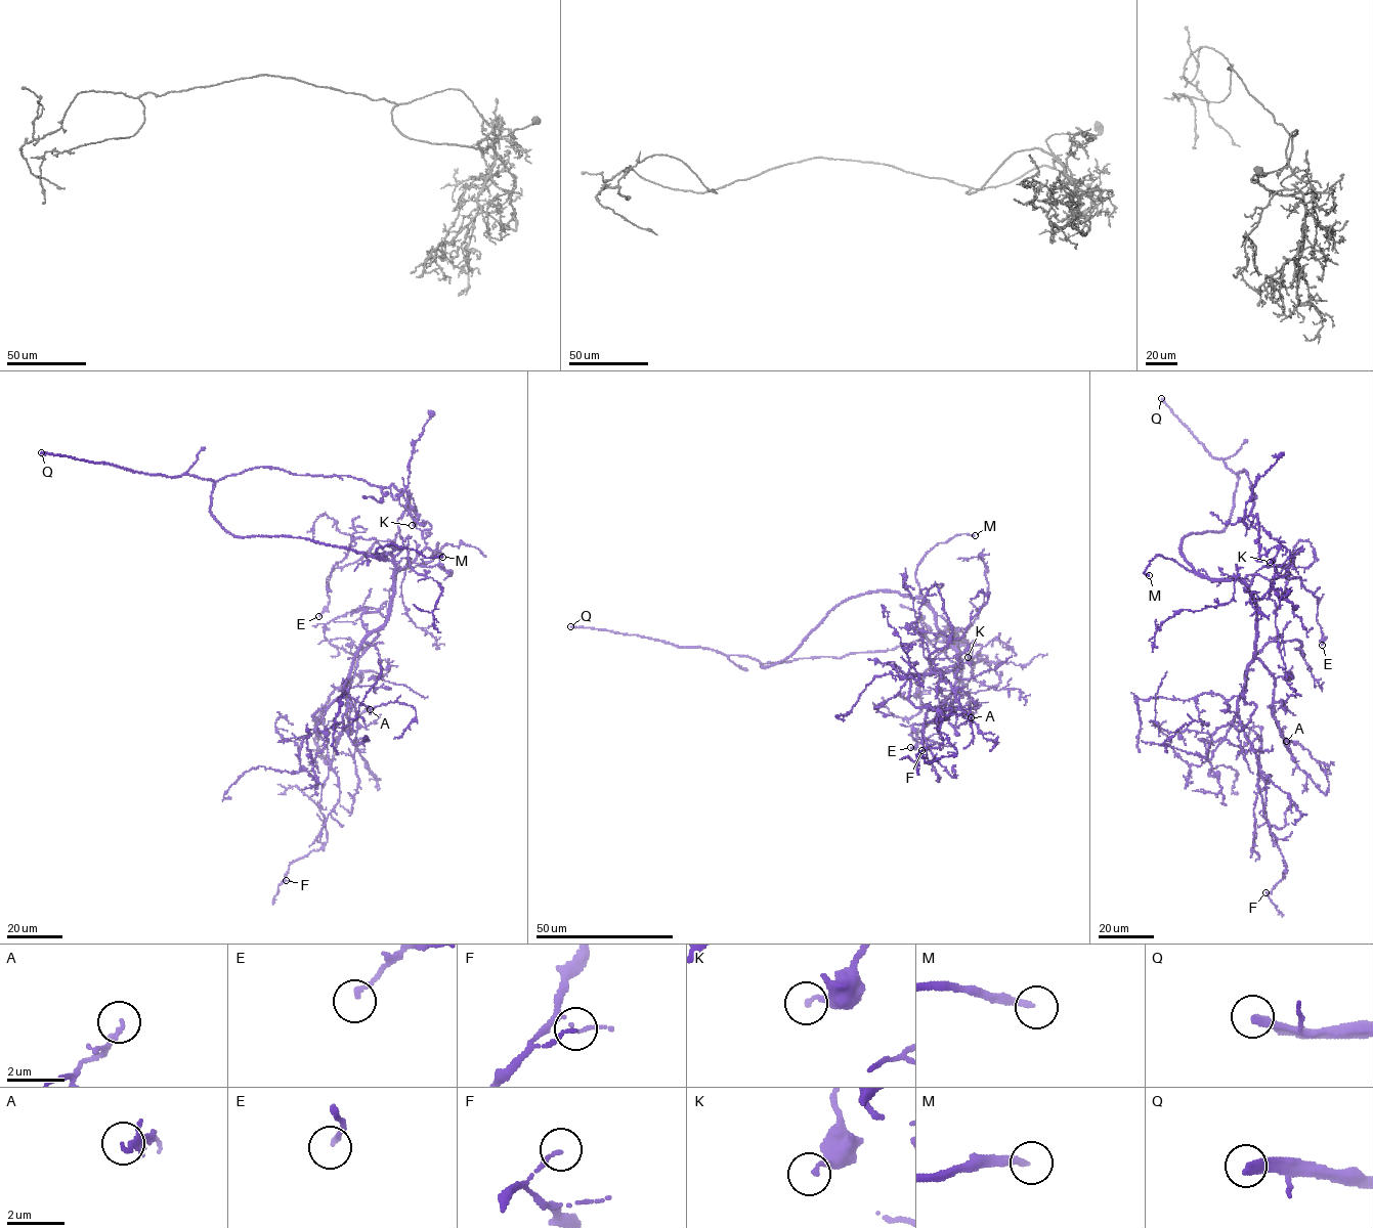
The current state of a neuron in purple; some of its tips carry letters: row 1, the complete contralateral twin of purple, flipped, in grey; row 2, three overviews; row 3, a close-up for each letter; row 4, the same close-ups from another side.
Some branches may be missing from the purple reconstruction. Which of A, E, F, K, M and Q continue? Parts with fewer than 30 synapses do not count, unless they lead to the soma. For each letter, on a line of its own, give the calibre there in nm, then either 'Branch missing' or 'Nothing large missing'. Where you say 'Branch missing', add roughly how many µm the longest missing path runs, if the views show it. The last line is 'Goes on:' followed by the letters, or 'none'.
A: Thickness 90 nm. Nothing large missing
E: Thickness 170 nm. Nothing large missing
F: Thickness 120 nm. Nothing large missing
K: Thickness 170 nm. Nothing large missing
M: Thickness 200 nm. Branch missing. Missing length about 10 µm
Q: Thickness 360 nm. Branch missing. Missing length about 250 µm
Goes on: M, Q

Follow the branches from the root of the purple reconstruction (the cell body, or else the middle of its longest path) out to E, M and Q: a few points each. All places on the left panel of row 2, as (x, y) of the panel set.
E: (370, 556), (383, 559), (395, 540), (379, 540), (356, 561), (335, 568), (327, 580), (328, 607), (318, 616)
M: (370, 556), (377, 557), (377, 549), (392, 543), (416, 550), (426, 558), (442, 557)
Q: (370, 556), (304, 538), (233, 536), (211, 512), (214, 482), (210, 479), (191, 475), (151, 475), (41, 452)

